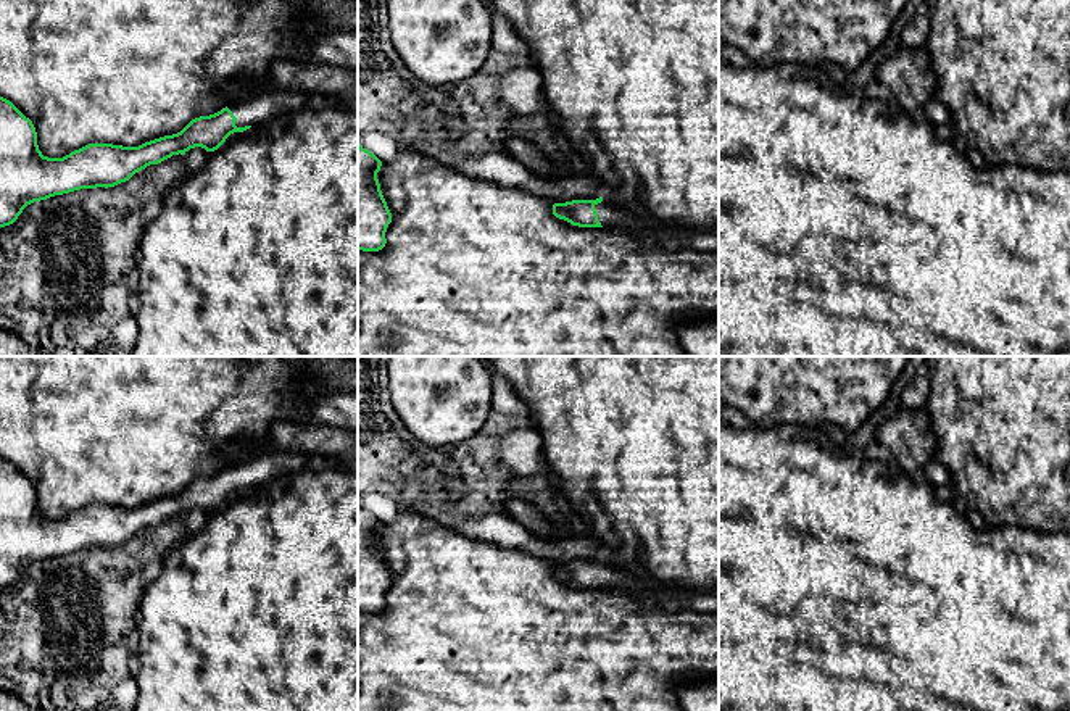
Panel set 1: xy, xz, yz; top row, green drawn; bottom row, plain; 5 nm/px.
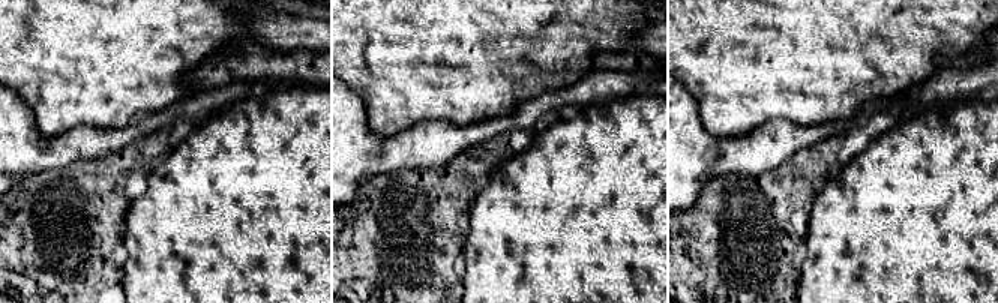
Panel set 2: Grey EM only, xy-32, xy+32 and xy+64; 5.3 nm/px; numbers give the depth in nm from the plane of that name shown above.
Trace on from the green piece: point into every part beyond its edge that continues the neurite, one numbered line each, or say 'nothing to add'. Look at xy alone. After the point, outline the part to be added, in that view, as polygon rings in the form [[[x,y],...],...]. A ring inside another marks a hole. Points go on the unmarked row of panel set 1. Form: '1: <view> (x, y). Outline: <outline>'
1: xy (266, 466). Outline: [[[263,451],[247,461],[230,464],[227,469],[237,479],[237,489],[253,489],[264,485],[279,476],[316,471],[321,464],[326,463],[303,453]]]

